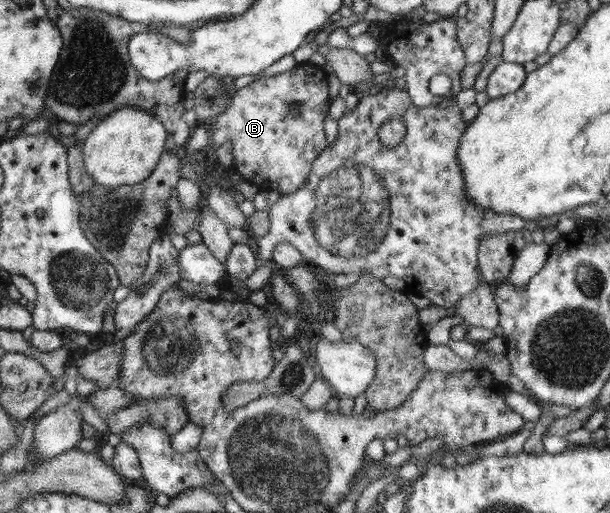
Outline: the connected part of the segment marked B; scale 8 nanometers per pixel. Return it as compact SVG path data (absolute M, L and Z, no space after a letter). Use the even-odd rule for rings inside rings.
M305 62L295 65L291 70L276 74L271 77L255 78L253 82L240 88L235 94L232 95L230 105L218 115L213 122L208 124L211 131L211 140L209 142L209 153L218 149L225 142L233 144L233 162L229 172L239 172L243 180L249 184L255 184L258 190L263 191L277 191L279 193L291 194L297 189L306 184L307 177L311 172L314 160L325 150L327 147L327 139L324 132L324 122L328 116L328 108L330 107L329 99L329 85L327 83L328 69L315 65L312 62Z

